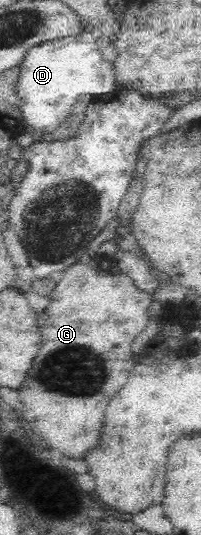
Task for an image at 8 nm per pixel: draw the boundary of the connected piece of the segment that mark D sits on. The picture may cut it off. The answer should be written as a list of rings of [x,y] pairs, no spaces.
[[[84,29],[79,38],[66,38],[31,47],[26,59],[18,66],[17,93],[20,118],[30,129],[51,133],[64,125],[71,107],[83,95],[102,97],[116,91],[114,64],[104,61],[95,35]]]

